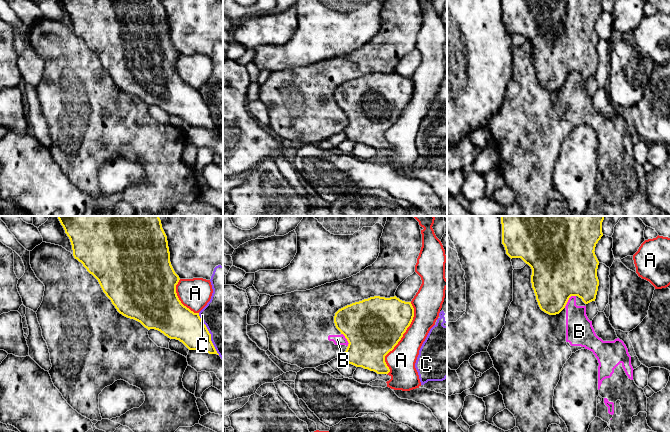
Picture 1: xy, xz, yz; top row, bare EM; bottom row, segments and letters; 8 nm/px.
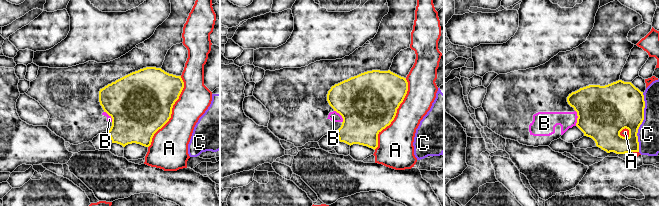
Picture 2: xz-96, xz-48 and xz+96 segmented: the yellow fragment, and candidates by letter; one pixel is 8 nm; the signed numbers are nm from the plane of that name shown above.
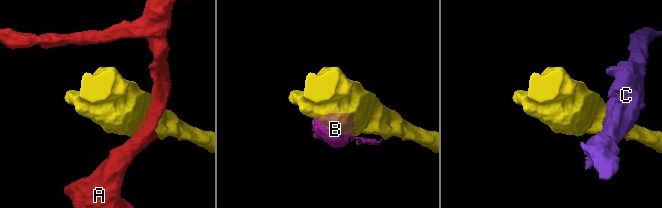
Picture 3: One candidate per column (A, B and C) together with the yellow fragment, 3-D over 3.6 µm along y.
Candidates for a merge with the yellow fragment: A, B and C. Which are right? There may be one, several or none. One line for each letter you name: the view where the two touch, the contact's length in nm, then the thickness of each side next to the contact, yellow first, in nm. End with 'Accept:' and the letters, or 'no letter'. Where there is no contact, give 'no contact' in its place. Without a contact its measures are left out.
B: meets yellow in yz; contact 140 nm long; 460 nm thick on the yellow side, 220 nm on the other
Accept: B

